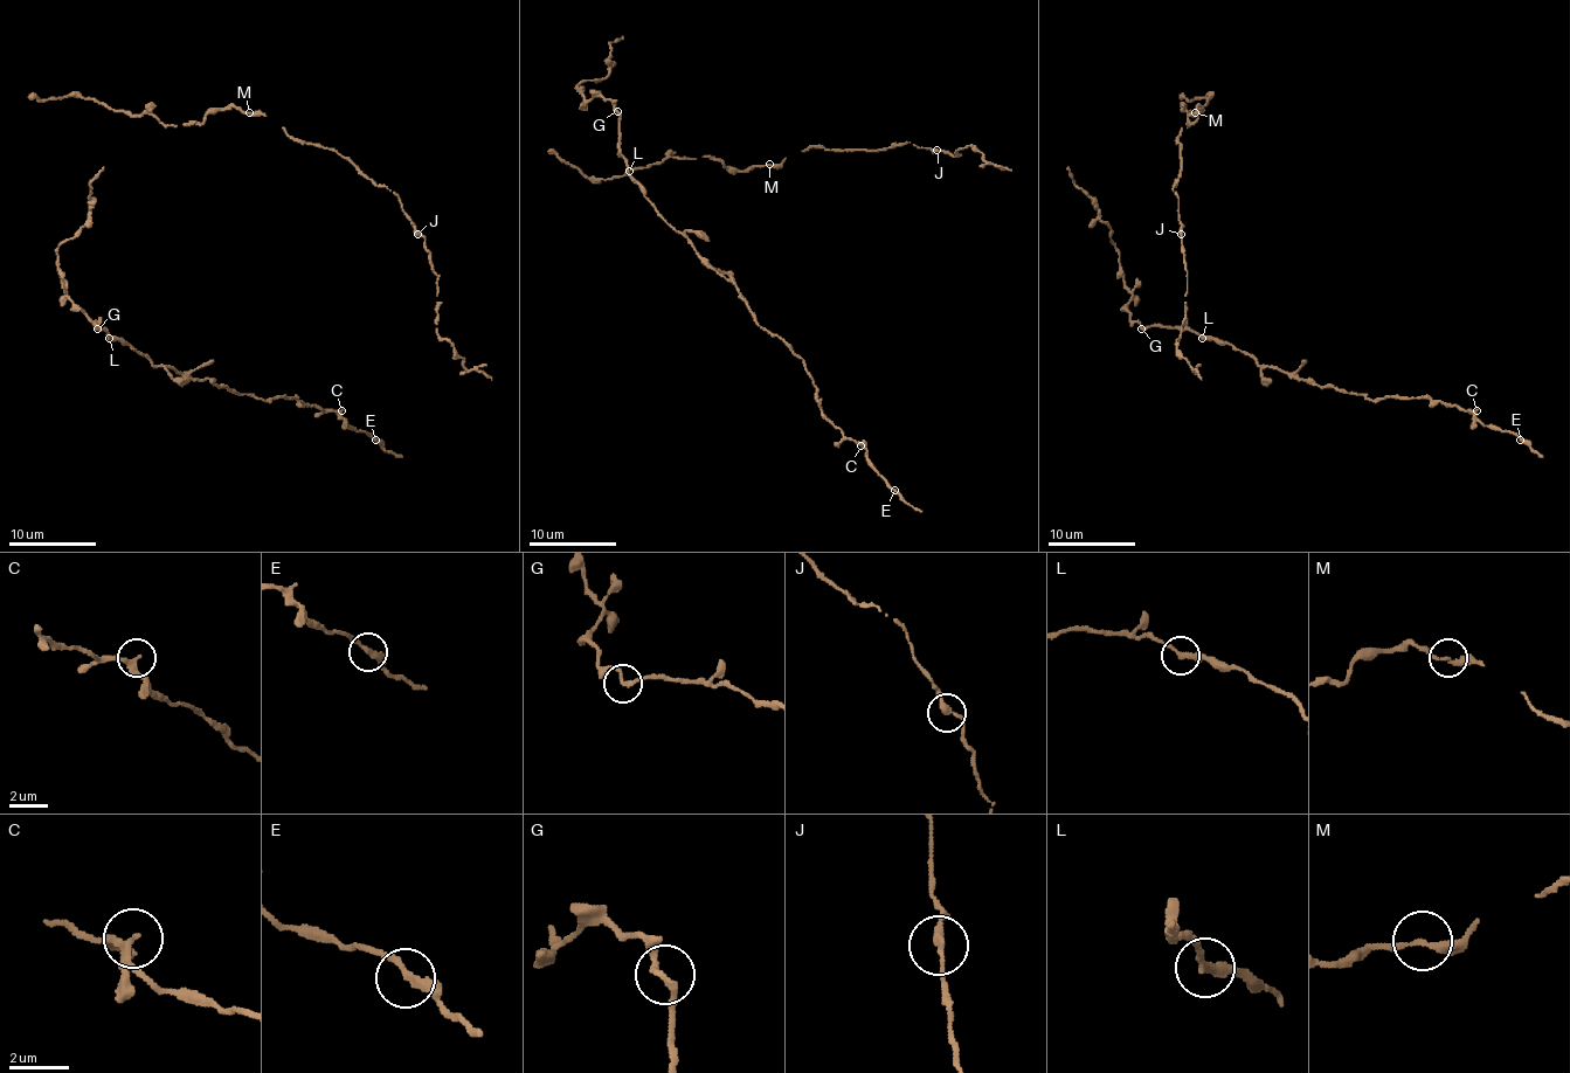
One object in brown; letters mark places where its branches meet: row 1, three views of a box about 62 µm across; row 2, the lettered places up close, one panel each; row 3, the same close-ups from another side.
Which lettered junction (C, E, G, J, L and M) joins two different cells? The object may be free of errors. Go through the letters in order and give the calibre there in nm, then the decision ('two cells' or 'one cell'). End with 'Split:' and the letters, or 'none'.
C: 240 nm | one cell
E: 240 nm | one cell
G: 200 nm | one cell
J: 240 nm | one cell
L: 220 nm | one cell
M: 240 nm | one cell
Split: none

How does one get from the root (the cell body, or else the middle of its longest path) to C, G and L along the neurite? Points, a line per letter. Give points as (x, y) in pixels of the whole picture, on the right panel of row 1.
C: (1099, 217), (1119, 253), (1129, 318), (1142, 326), (1210, 336), (1260, 366), (1368, 399), (1477, 409)
G: (1099, 217), (1109, 228), (1109, 242), (1119, 253), (1124, 288), (1132, 296), (1127, 311), (1141, 329)
L: (1099, 217), (1119, 253), (1124, 288), (1132, 296), (1129, 318), (1142, 326), (1182, 326), (1202, 338)

